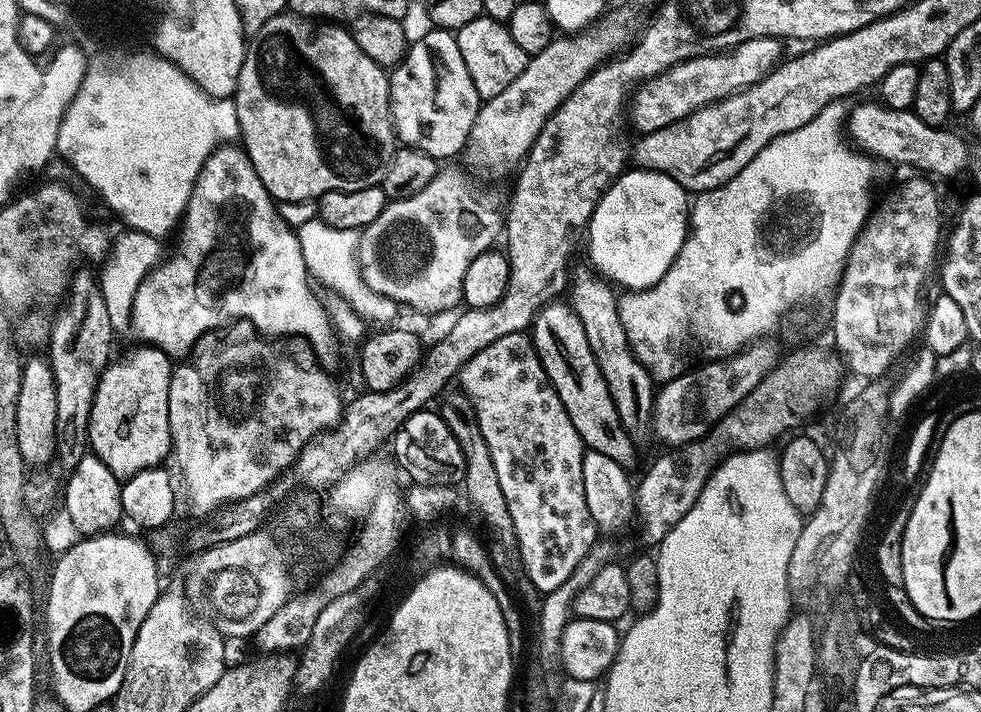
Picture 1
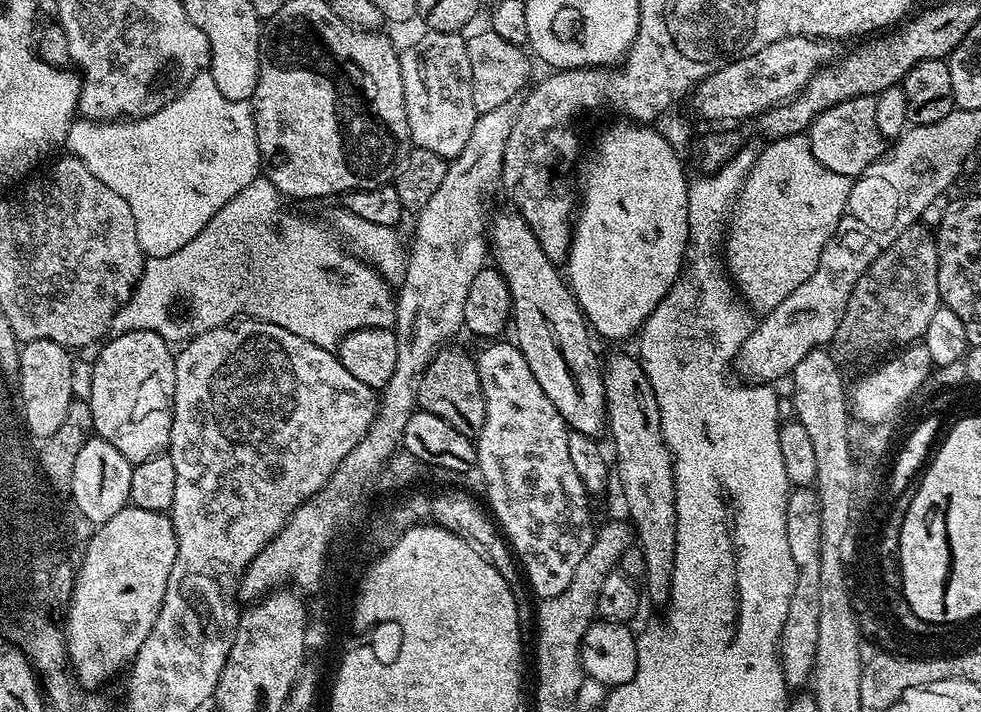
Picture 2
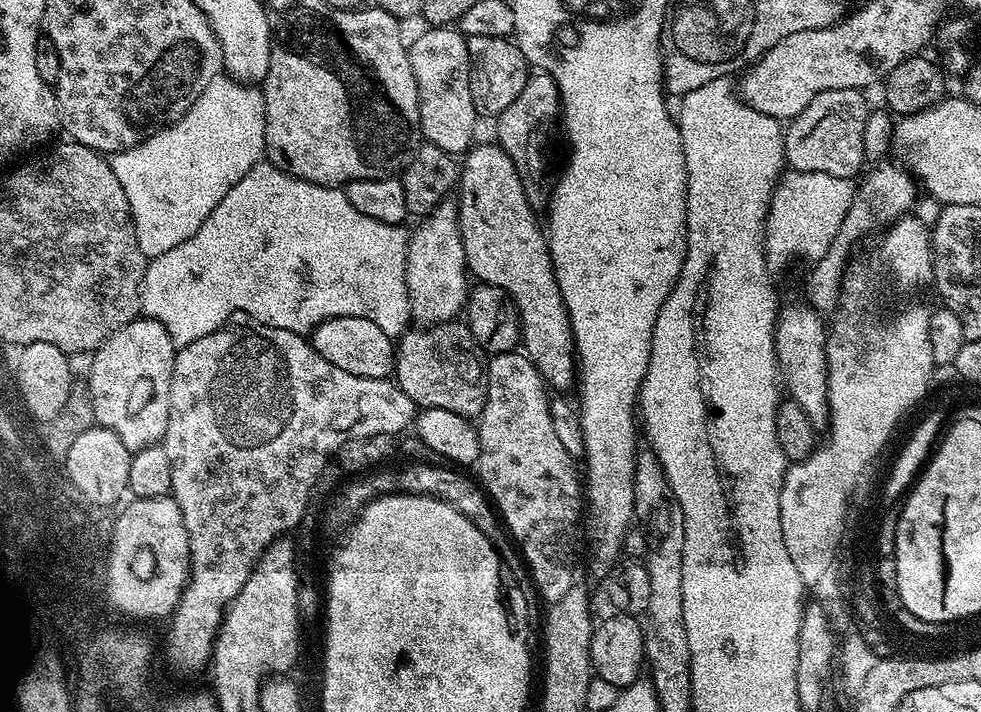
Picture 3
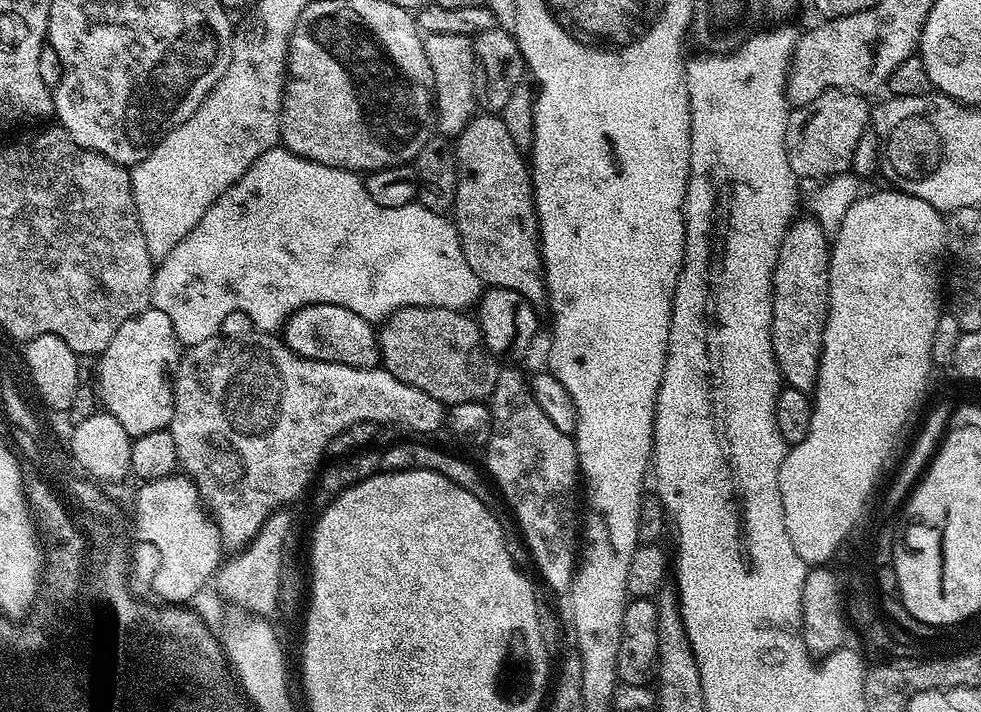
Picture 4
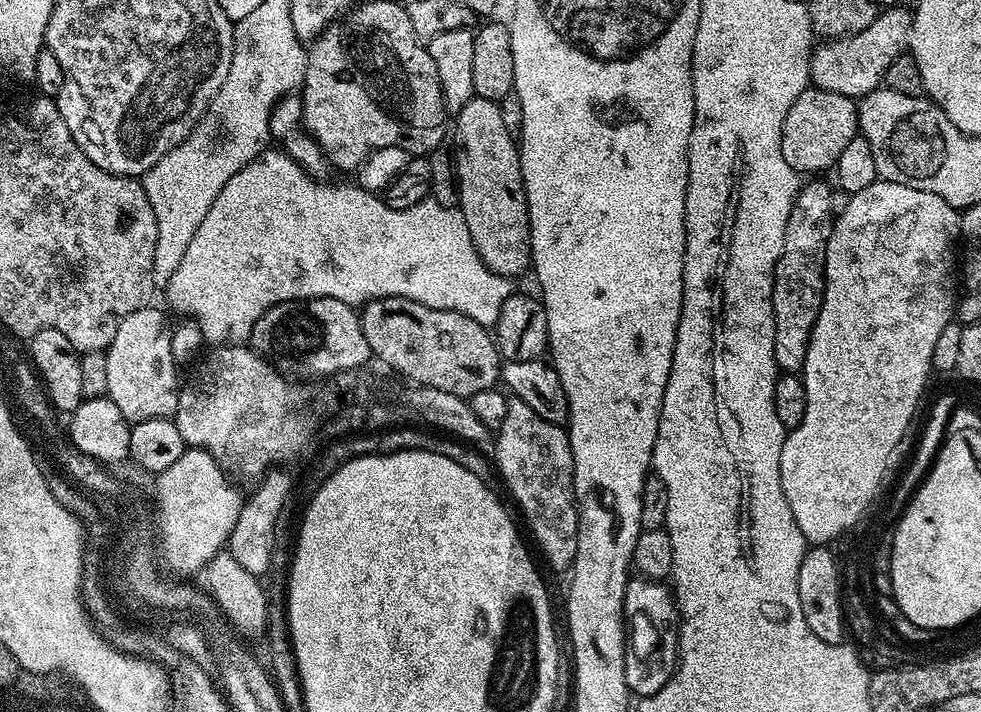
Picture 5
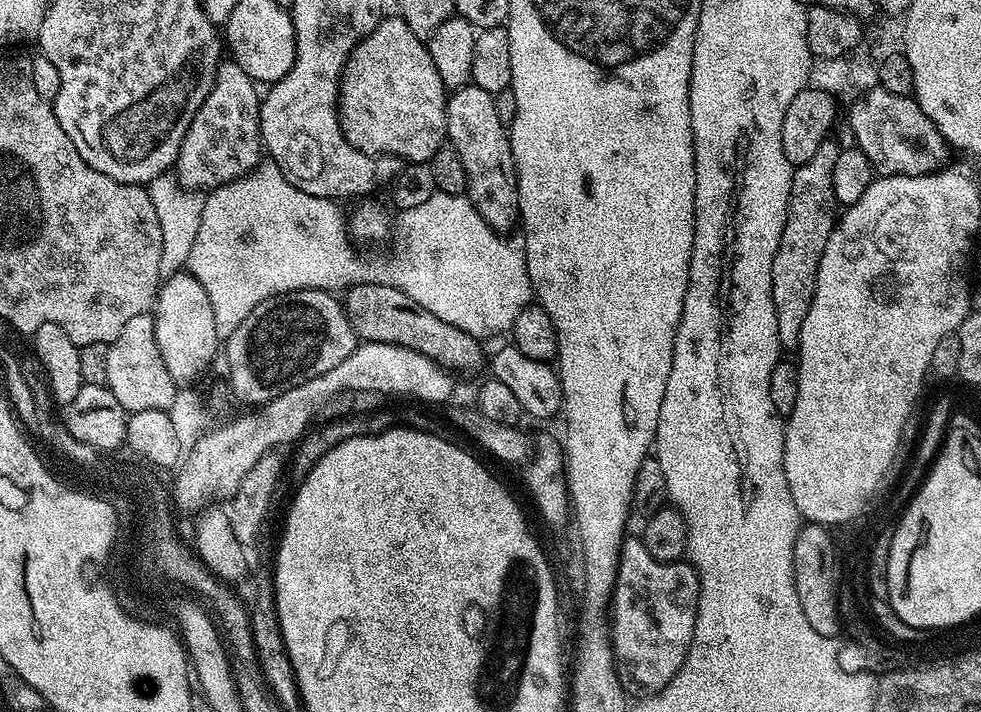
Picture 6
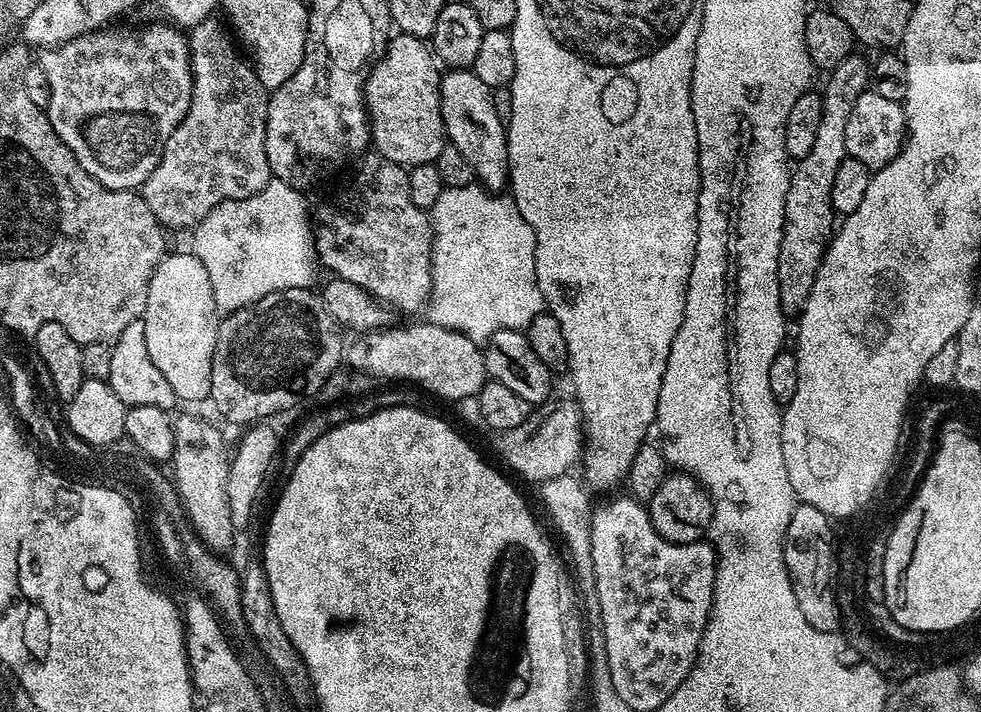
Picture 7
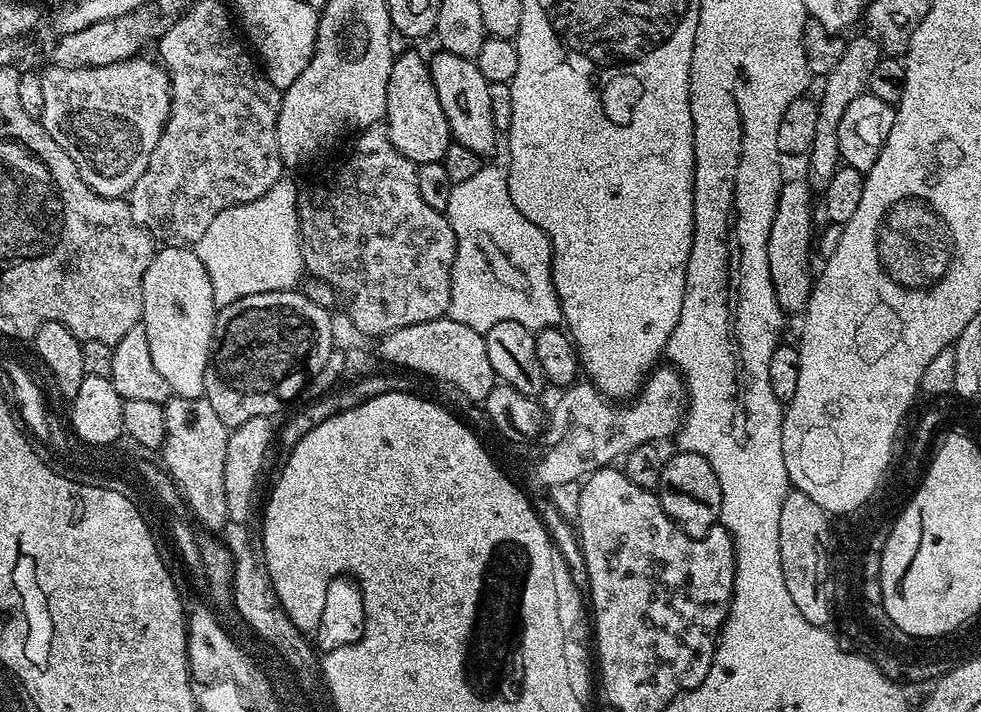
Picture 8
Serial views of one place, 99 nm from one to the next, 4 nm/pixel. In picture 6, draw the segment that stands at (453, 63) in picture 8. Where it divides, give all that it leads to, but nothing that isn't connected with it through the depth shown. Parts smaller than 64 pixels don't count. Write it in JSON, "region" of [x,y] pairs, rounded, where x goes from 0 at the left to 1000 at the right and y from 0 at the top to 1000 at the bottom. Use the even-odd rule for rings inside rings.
{"region":[[[478,115],[473,124],[464,125],[464,128],[457,135],[457,184],[455,187],[455,197],[460,206],[467,211],[467,222],[471,222],[471,233],[477,246],[477,267],[475,271],[477,281],[485,291],[489,305],[491,305],[505,326],[518,329],[518,324],[520,324],[522,319],[527,319],[530,301],[530,291],[528,289],[528,261],[526,260],[526,229],[522,221],[522,198],[520,195],[519,181],[508,166],[505,133],[495,126],[491,126],[488,121],[480,115]]]}

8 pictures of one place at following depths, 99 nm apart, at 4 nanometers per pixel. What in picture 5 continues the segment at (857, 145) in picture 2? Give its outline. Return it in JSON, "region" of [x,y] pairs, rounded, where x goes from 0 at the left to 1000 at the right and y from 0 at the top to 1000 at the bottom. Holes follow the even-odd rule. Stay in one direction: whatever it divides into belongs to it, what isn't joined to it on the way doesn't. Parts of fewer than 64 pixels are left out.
{"region":[[[828,121],[810,139],[797,180],[797,222],[817,247],[830,247],[851,235],[864,199],[875,188],[876,156],[872,139]]]}

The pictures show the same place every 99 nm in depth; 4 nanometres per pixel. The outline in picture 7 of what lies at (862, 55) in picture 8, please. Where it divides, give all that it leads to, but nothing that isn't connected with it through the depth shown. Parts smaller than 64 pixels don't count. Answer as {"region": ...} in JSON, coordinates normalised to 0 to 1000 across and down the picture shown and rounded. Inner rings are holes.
{"region":[[[876,76],[864,79],[854,93],[843,103],[844,114],[840,118],[837,133],[837,171],[830,188],[826,216],[814,221],[815,230],[806,237],[803,265],[801,267],[801,295],[799,296],[799,333],[793,351],[793,419],[800,445],[807,447],[819,438],[820,426],[830,402],[830,390],[834,385],[836,371],[840,367],[840,350],[844,347],[850,330],[850,299],[846,284],[846,261],[850,261],[850,244],[854,233],[862,222],[862,166],[871,154],[871,143],[879,138],[879,132],[887,124],[887,90]]]}

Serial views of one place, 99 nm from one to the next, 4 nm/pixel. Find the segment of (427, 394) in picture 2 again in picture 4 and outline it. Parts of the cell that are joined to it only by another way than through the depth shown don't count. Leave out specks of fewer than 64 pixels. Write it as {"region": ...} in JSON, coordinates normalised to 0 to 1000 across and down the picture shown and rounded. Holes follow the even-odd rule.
{"region":[[[418,430],[399,438],[394,449],[385,461],[387,480],[387,504],[389,514],[402,531],[430,548],[430,553],[438,553],[438,559],[446,559],[454,570],[467,565],[493,565],[498,560],[510,524],[508,507],[493,485],[488,454],[481,449],[472,437],[463,433],[435,433],[434,430]]]}

